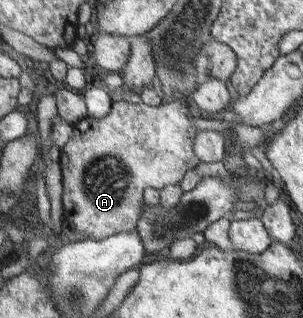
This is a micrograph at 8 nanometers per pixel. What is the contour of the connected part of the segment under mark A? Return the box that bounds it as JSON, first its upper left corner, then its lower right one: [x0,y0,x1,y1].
[59,99,202,240]

